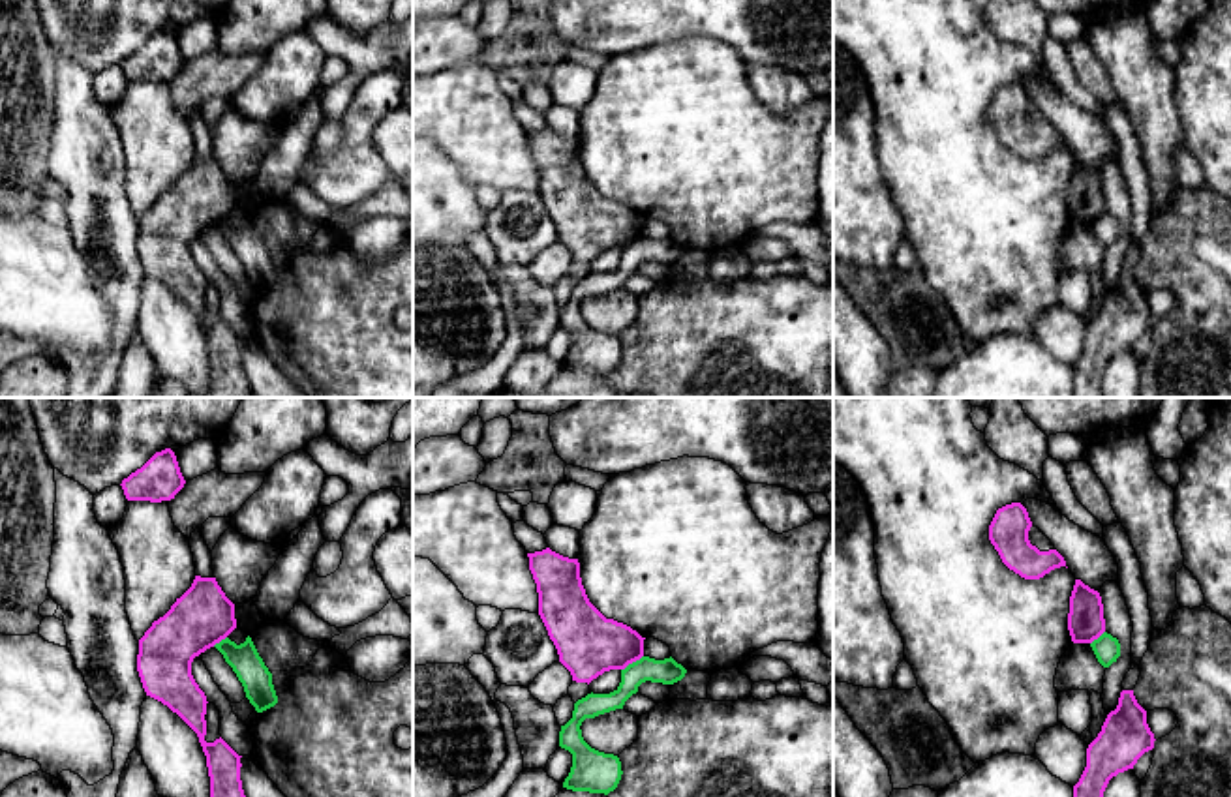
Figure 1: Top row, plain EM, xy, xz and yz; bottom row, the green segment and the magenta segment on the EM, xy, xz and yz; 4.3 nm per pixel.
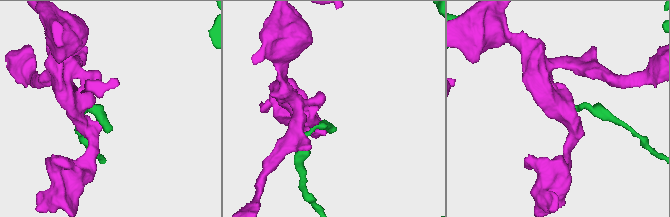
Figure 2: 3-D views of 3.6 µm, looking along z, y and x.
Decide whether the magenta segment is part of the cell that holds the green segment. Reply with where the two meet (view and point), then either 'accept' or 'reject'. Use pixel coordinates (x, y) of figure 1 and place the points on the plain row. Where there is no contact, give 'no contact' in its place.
meets green in xz at (633, 242); reject

